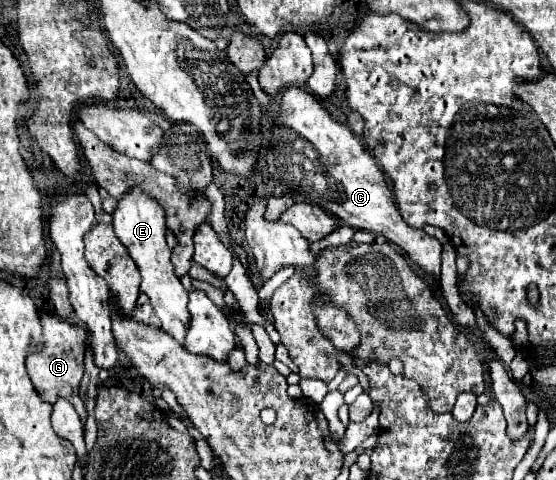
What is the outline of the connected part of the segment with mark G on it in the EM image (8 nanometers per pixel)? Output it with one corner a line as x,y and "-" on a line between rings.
48,310
40,312
40,322
42,322
44,348
42,348
42,352
34,352
34,354
30,354
30,358
26,358
26,370
34,382
34,388
46,402
54,404
58,396
66,398
76,408
76,412
80,414
80,418
84,422
86,420
84,402
80,398
70,398
70,396
78,394
78,386
80,386
80,380
84,374
82,360
84,360
84,346
90,342
88,332
82,326
72,324
70,320
62,320
58,314
48,312

